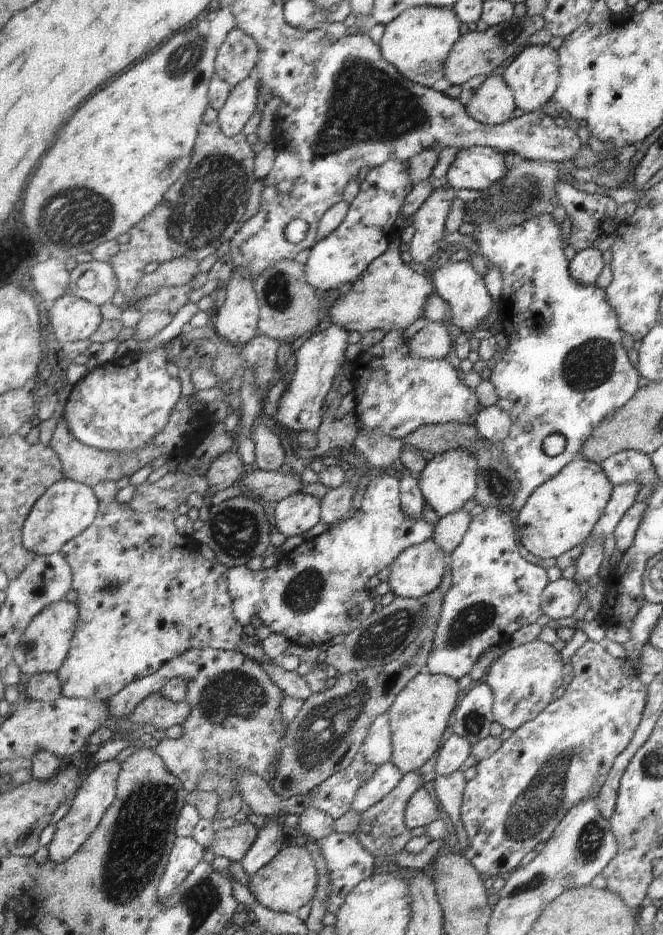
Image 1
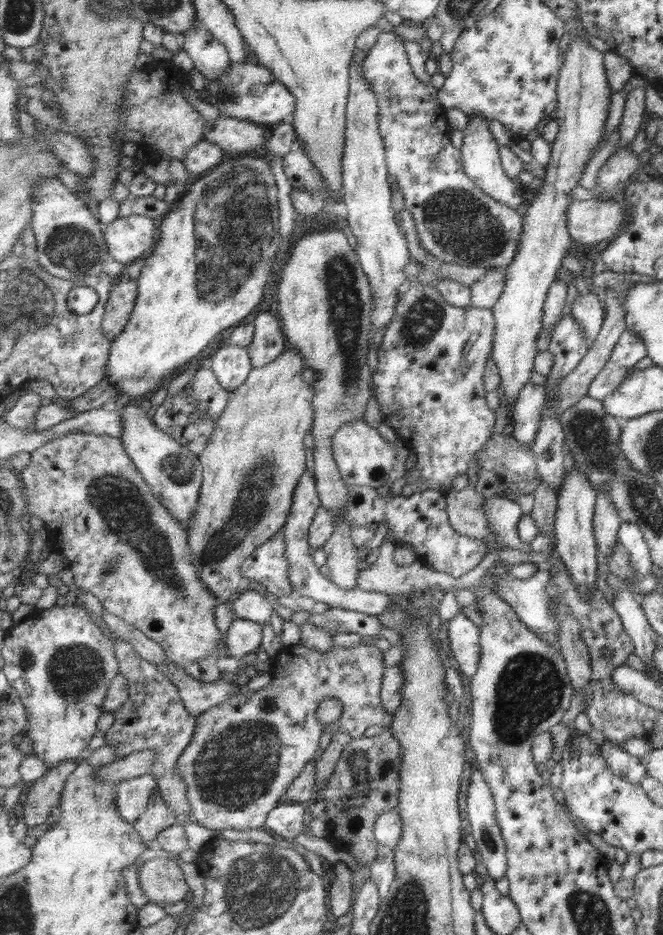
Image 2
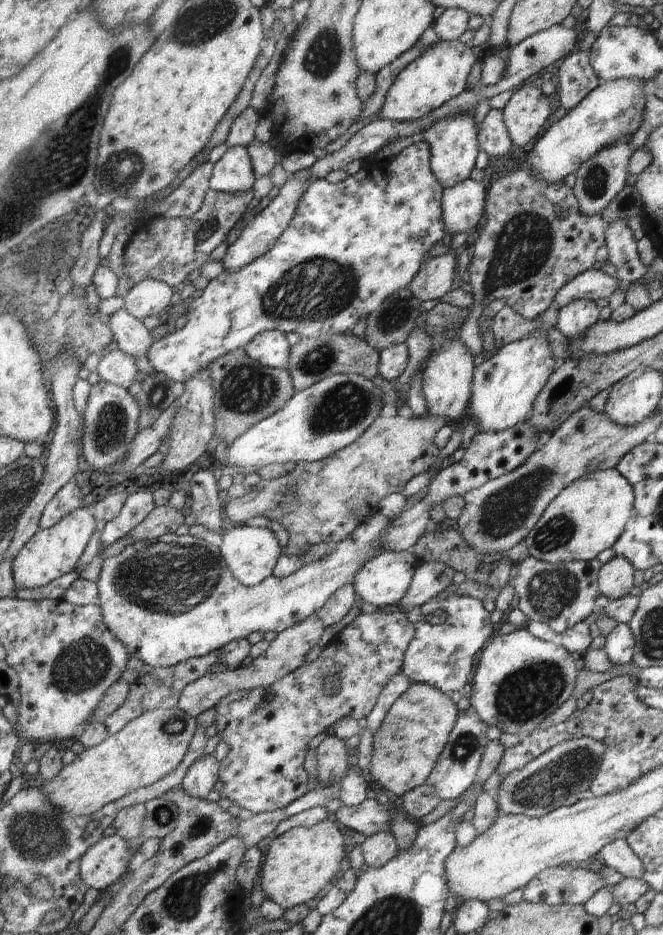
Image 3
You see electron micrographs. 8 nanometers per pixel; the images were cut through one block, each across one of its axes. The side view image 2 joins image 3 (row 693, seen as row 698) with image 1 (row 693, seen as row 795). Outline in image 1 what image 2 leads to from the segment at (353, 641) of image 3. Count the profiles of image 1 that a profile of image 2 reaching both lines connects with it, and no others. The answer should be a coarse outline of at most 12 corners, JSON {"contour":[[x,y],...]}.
{"contour":[[237,649],[187,651],[108,701],[115,721],[177,677],[191,714],[154,751],[205,770],[275,778],[283,692]]}

